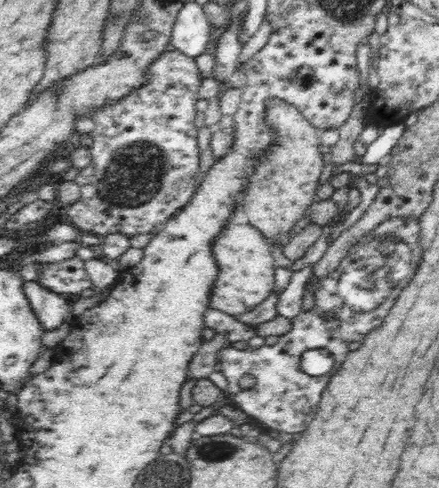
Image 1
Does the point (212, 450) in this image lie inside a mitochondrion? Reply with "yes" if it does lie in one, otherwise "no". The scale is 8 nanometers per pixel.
yes

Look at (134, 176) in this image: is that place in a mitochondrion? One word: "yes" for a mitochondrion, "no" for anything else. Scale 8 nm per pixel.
yes

